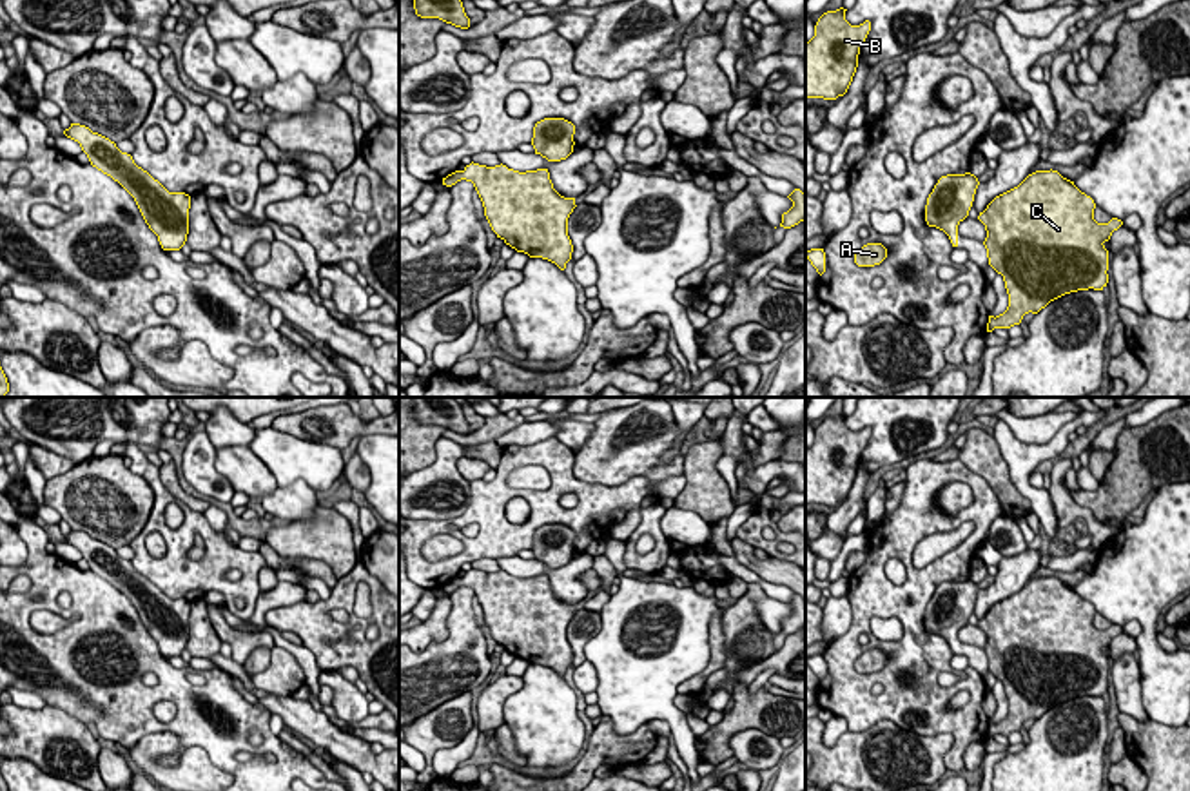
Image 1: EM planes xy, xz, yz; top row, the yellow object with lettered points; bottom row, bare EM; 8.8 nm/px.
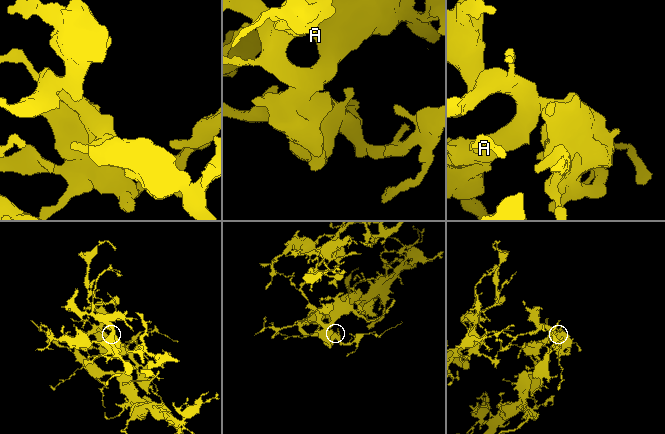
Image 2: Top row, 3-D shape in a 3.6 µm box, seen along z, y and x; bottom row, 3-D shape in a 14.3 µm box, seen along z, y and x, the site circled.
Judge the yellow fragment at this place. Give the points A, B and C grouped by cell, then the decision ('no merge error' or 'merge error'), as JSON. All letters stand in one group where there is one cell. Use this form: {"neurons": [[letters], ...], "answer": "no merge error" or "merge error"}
{"neurons": [["A", "B", "C"]], "answer": "no merge error"}

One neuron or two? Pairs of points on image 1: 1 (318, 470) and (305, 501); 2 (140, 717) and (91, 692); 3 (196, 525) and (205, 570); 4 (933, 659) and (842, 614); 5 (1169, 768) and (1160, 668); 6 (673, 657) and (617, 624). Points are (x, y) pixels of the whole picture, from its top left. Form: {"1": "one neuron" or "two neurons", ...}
{"1": "two neurons", "2": "one neuron", "3": "one neuron", "4": "two neurons", "5": "two neurons", "6": "one neuron"}

